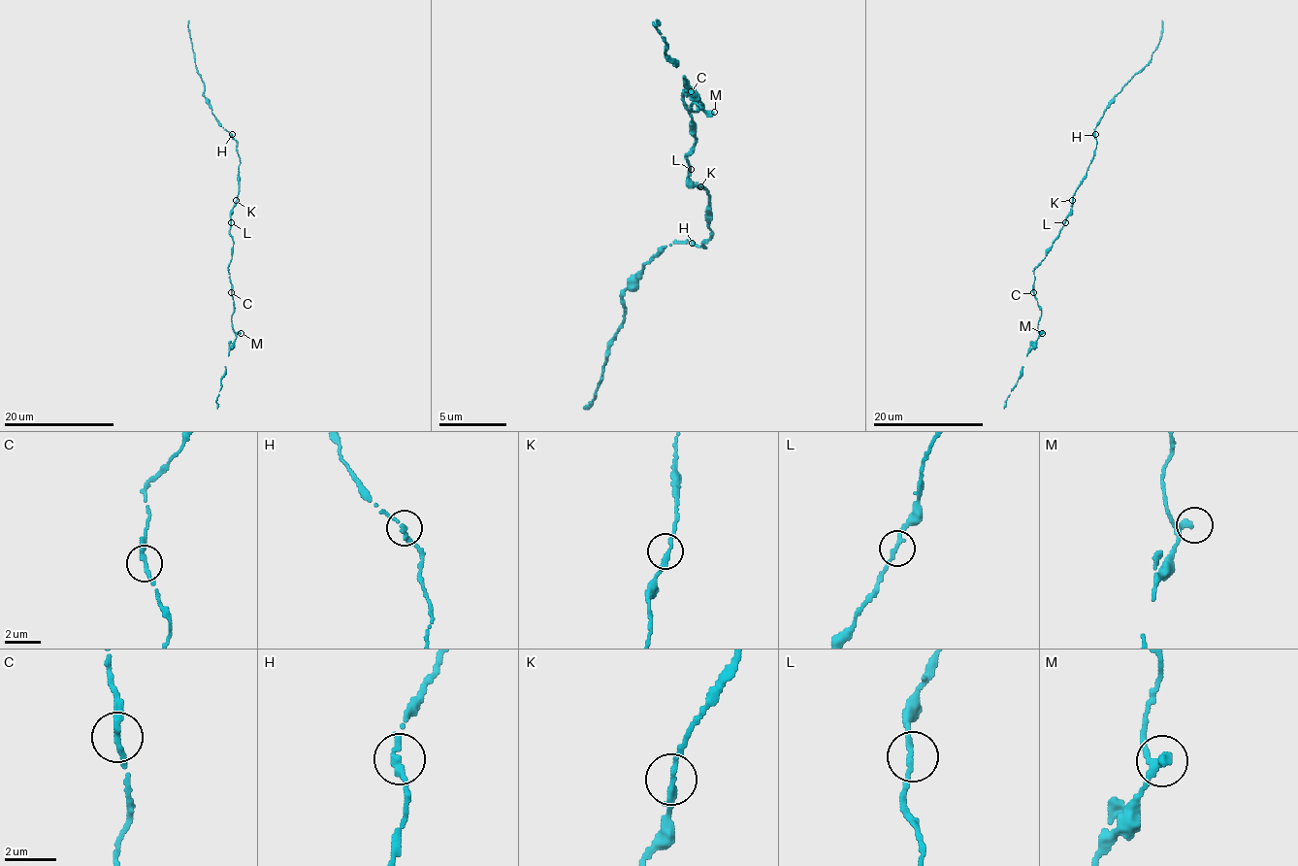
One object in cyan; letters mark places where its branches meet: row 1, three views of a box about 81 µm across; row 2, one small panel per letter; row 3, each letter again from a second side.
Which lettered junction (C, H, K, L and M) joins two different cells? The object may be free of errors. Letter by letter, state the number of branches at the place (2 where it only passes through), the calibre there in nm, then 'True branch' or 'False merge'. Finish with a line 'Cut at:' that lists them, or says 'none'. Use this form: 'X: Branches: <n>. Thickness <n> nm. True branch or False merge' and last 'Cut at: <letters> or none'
C: Branches: 2. Thickness 280 nm. True branch
H: Branches: 2. Thickness 240 nm. True branch
K: Branches: 2. Thickness 260 nm. True branch
L: Branches: 2. Thickness 240 nm. True branch
M: Branches: 2. Thickness 240 nm. True branch
Cut at: none

